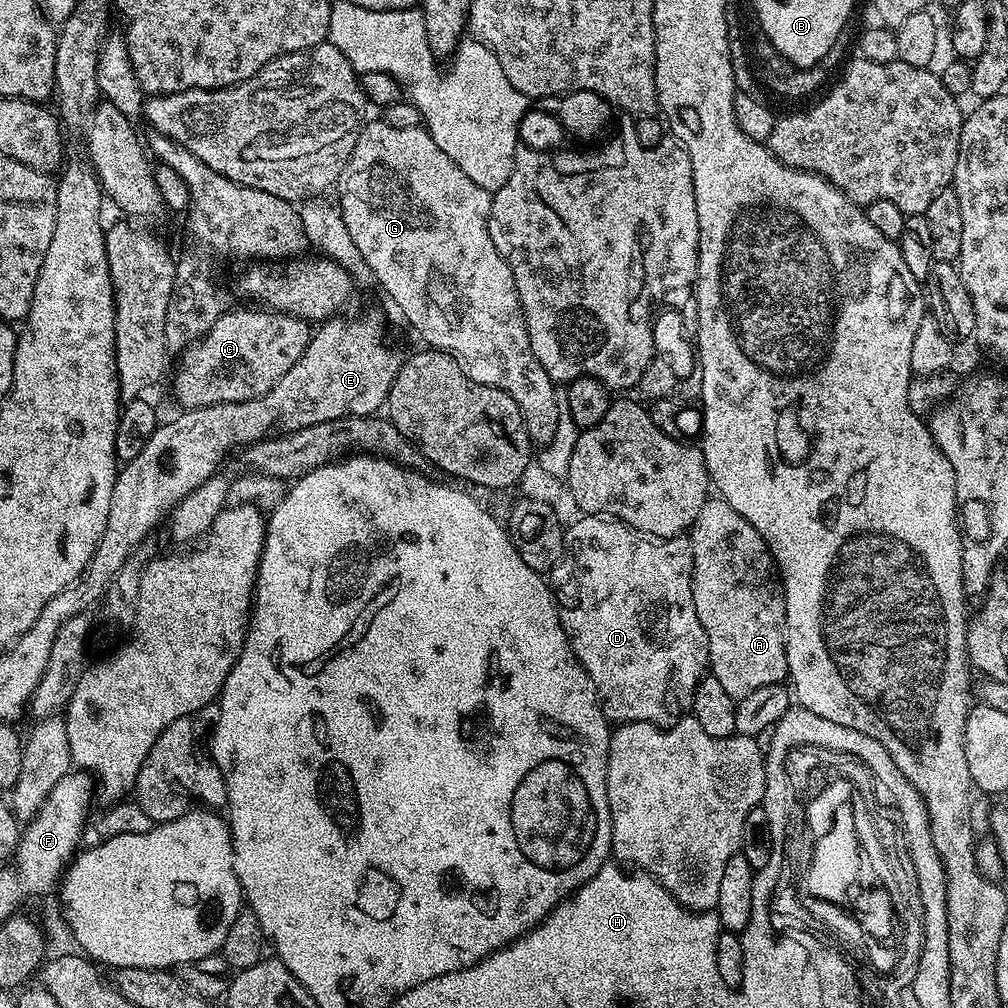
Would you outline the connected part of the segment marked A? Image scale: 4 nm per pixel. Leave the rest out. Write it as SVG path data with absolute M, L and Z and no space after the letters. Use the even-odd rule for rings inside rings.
M709 498L704 501L702 510L698 510L698 518L692 523L690 529L690 539L692 541L692 557L694 566L692 567L692 593L694 594L694 610L698 614L698 622L702 622L702 630L706 630L708 639L708 666L710 674L722 682L722 687L726 689L726 694L730 694L737 702L745 696L754 694L754 690L762 690L762 686L771 684L784 684L788 680L788 659L786 658L786 602L784 601L784 586L780 583L780 574L776 566L776 561L772 558L762 534L734 510L723 498Z

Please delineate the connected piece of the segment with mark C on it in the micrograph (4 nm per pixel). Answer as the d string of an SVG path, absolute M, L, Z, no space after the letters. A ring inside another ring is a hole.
M248 308L224 312L204 337L179 353L180 365L172 380L172 392L181 409L258 398L269 392L278 378L302 358L314 335L309 321L271 310L256 311L260 312Z

